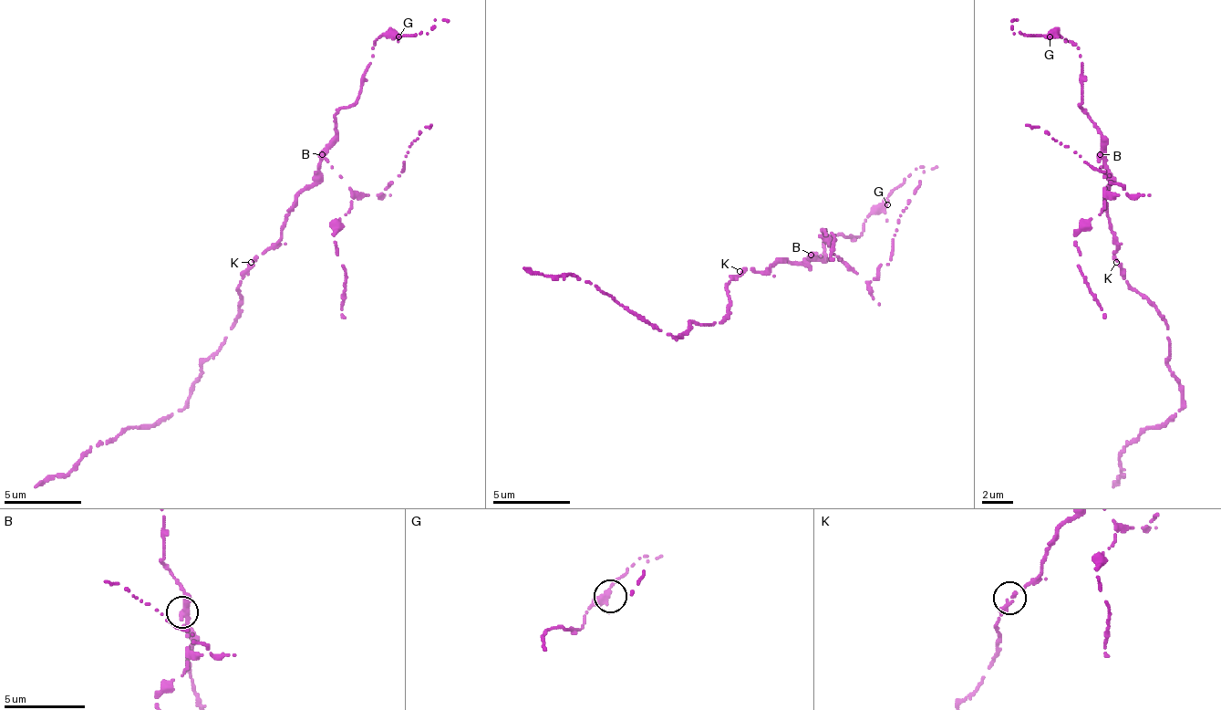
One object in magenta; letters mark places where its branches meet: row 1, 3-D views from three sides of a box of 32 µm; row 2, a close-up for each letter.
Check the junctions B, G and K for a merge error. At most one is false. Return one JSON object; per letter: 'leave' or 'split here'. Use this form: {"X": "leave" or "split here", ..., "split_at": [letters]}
{"B": "split here", "G": "leave", "K": "leave", "split_at": ["B"]}

